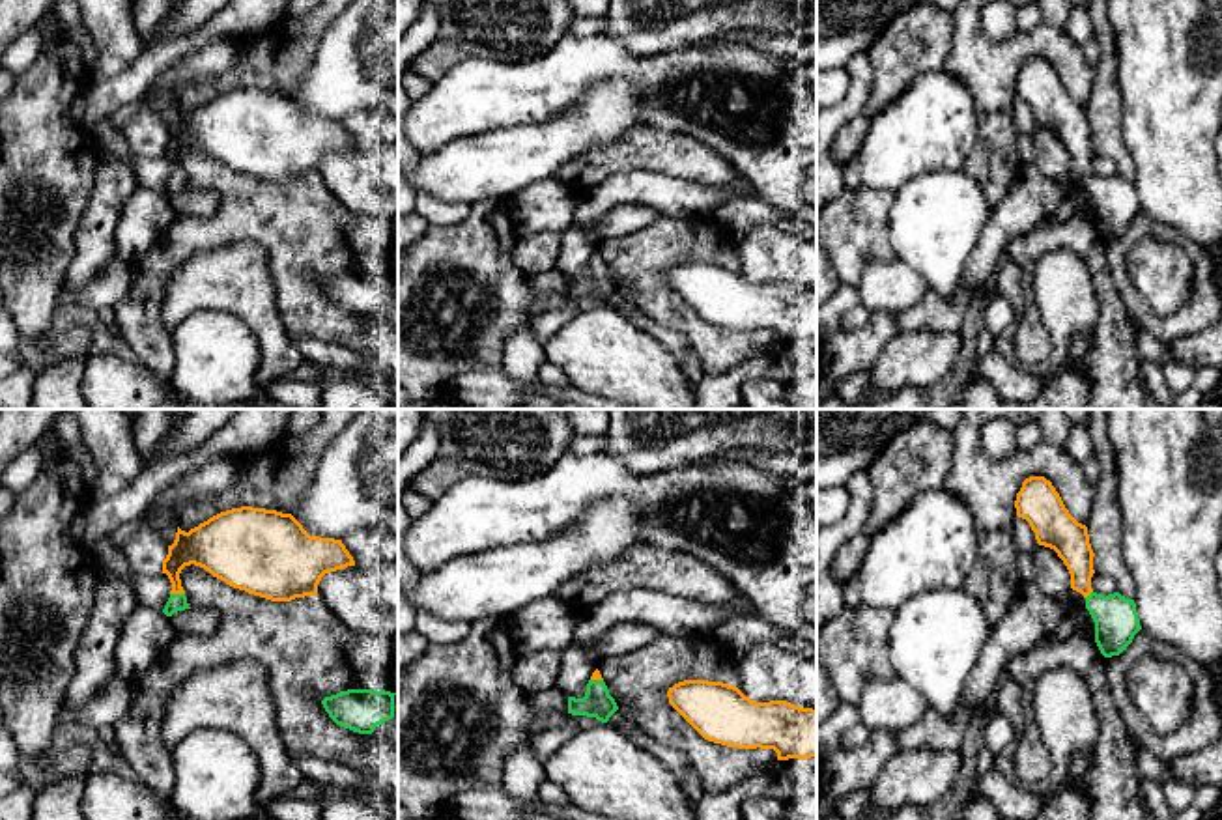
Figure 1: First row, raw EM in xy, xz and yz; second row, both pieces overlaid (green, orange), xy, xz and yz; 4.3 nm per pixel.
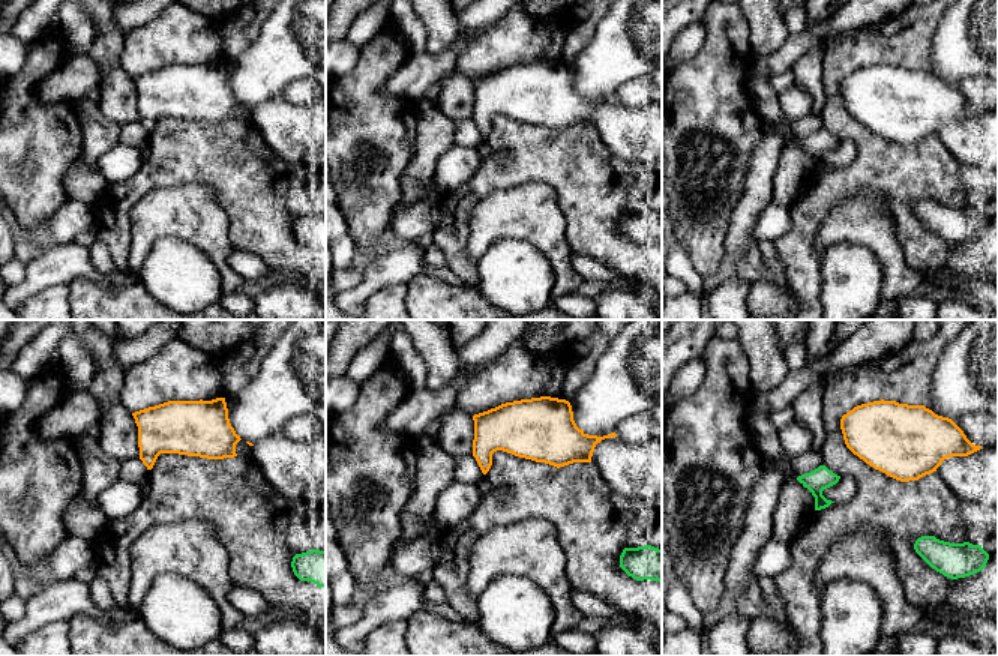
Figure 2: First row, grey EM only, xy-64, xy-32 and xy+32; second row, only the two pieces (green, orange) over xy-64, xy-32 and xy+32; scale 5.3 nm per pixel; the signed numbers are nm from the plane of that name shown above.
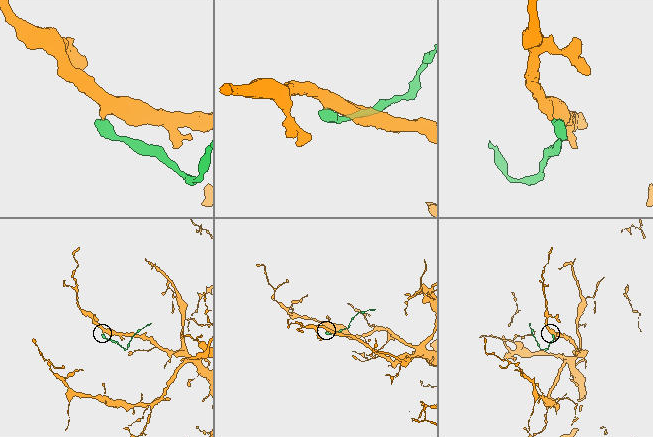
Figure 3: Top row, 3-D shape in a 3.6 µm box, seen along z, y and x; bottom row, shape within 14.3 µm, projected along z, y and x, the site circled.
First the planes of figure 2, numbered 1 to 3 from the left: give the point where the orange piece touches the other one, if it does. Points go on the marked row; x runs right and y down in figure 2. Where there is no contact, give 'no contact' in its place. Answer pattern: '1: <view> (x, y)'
1: no contact
2: no contact
3: no contact

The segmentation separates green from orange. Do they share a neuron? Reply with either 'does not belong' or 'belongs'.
belongs

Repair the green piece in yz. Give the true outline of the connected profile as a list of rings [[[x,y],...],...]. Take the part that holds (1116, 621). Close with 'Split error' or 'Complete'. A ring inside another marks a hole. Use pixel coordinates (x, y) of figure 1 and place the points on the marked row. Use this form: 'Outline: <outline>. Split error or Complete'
Outline: [[[1044,476],[1022,482],[1015,501],[1016,516],[1026,519],[1039,545],[1058,553],[1071,573],[1071,588],[1086,598],[1086,609],[1095,622],[1095,643],[1104,657],[1119,656],[1142,629],[1134,600],[1097,594],[1091,588],[1093,549],[1087,527],[1065,508],[1059,493]]]. Split error

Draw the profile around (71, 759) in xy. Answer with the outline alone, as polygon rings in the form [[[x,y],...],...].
[[[75,740],[52,745],[24,783],[0,796],[0,820],[32,820],[34,798],[58,779],[84,777],[90,756],[88,742]]]

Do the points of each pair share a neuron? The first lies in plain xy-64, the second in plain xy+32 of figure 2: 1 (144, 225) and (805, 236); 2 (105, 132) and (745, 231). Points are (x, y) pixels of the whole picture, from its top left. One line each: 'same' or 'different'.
1: different
2: same

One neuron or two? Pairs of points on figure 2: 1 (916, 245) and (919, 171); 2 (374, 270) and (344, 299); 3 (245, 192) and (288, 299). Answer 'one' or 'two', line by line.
1: one
2: one
3: two

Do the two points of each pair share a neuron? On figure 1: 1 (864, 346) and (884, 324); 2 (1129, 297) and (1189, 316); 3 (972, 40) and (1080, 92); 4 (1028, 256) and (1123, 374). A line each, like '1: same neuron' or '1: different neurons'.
1: same neuron
2: same neuron
3: same neuron
4: same neuron

